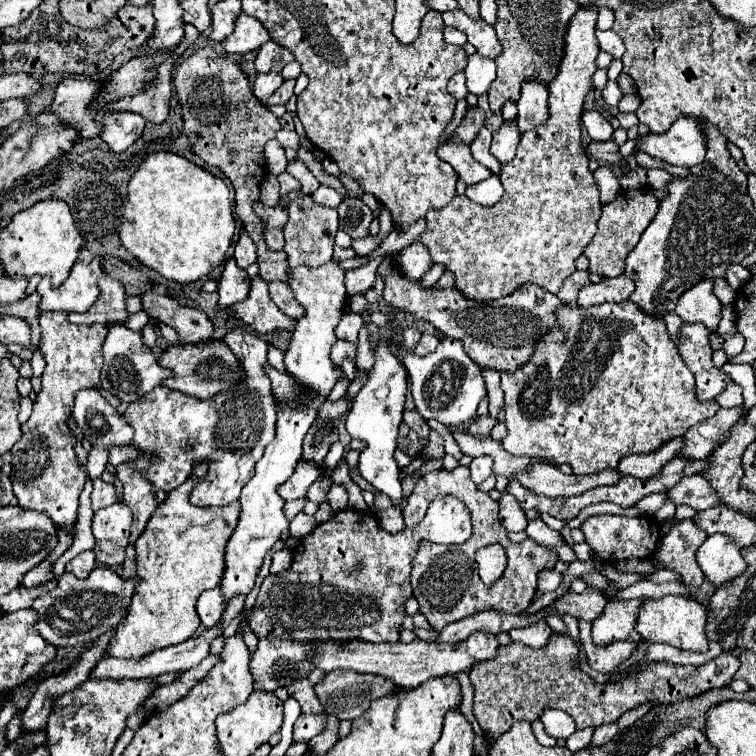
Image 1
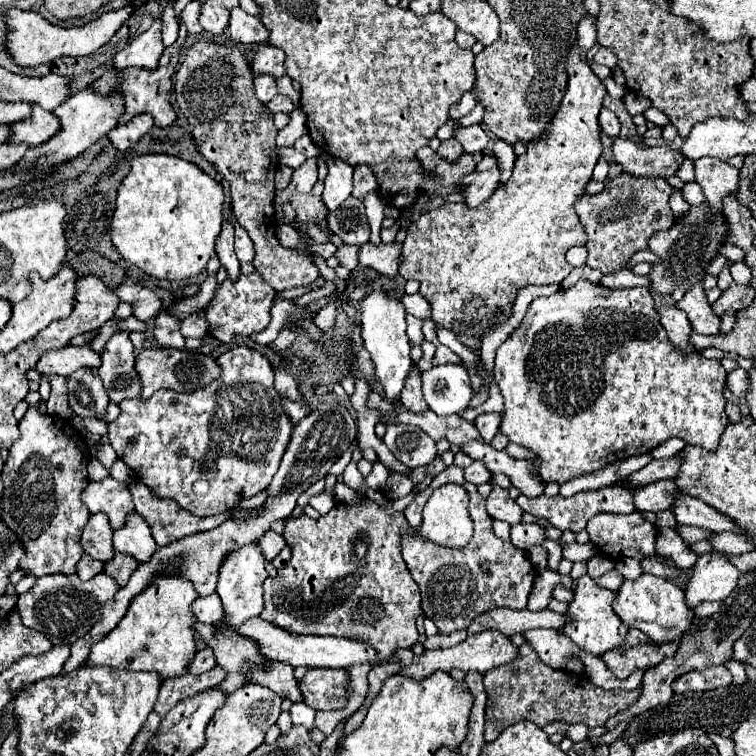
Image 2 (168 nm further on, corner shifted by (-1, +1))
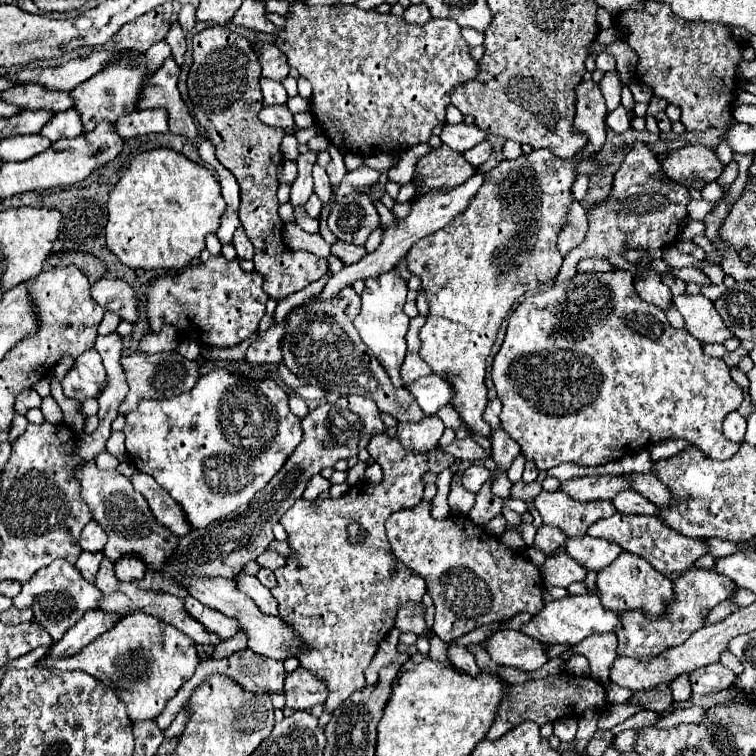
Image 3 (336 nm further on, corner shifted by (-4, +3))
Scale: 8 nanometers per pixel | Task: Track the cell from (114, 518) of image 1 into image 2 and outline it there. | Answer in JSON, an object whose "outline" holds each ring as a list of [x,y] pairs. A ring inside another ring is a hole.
{"outline":[[[103,513],[91,515],[87,525],[81,531],[81,545],[87,555],[97,561],[109,561],[113,557],[113,529],[109,527],[109,519]]]}

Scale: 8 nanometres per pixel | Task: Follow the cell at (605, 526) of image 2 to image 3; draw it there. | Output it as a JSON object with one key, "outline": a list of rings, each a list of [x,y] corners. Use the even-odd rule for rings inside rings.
{"outline":[[[616,513],[614,517],[600,519],[590,525],[588,529],[590,537],[602,537],[610,543],[620,545],[624,551],[630,551],[648,563],[656,567],[662,575],[672,577],[678,573],[684,573],[694,565],[694,561],[706,553],[706,543],[702,539],[690,539],[686,535],[680,535],[672,527],[668,527],[660,517],[648,517],[648,515],[626,515],[626,513]]]}

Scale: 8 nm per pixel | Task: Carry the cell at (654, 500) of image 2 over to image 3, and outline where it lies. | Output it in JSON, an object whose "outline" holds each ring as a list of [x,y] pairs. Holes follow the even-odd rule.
{"outline":[[[630,489],[628,493],[618,493],[616,499],[612,499],[616,509],[620,513],[638,513],[638,515],[658,515],[658,507],[648,501],[644,495],[638,491]]]}

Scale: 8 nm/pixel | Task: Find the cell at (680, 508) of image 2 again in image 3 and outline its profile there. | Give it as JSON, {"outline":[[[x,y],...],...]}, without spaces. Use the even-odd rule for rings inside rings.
{"outline":[[[632,473],[636,477],[636,491],[650,499],[660,509],[666,509],[672,501],[672,491],[654,473]]]}

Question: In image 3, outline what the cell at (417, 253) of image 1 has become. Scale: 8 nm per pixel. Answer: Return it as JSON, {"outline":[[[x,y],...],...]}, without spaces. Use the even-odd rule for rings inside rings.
{"outline":[[[338,241],[332,245],[332,255],[340,257],[346,265],[352,265],[356,261],[360,261],[362,257],[366,257],[366,249],[364,247],[358,247],[358,245],[348,245],[344,241]]]}

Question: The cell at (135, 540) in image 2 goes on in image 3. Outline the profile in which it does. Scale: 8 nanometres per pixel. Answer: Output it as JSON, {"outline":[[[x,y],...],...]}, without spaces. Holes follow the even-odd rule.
{"outline":[[[136,553],[122,555],[116,561],[116,577],[120,577],[120,581],[130,583],[134,579],[140,579],[140,577],[144,577],[144,571],[146,571],[146,565],[144,565],[142,557]]]}

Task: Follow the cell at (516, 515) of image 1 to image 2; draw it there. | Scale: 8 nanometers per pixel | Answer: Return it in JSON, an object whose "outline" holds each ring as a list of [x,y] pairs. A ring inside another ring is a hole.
{"outline":[[[493,485],[491,495],[487,497],[487,511],[493,519],[507,521],[507,523],[519,523],[521,521],[521,507],[509,497],[507,489],[501,489],[499,485]]]}

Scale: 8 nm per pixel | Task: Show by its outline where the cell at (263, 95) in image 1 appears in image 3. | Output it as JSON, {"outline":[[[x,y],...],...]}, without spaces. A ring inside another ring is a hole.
{"outline":[[[262,77],[260,87],[262,87],[262,95],[264,95],[264,105],[282,105],[282,103],[286,103],[288,95],[286,95],[286,89],[282,87],[282,83],[276,83],[272,79]]]}

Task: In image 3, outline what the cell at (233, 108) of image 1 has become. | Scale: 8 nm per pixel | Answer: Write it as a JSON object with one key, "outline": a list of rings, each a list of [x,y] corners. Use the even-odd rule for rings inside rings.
{"outline":[[[210,27],[198,33],[192,41],[194,61],[188,73],[188,95],[196,121],[206,129],[208,139],[216,147],[218,161],[234,173],[240,185],[240,223],[254,243],[254,265],[264,277],[264,291],[272,299],[284,299],[320,279],[328,271],[328,261],[300,251],[294,253],[282,241],[284,223],[278,217],[278,179],[276,171],[282,165],[280,141],[284,129],[266,125],[258,119],[262,109],[260,93],[260,63],[252,47],[230,27]]]}

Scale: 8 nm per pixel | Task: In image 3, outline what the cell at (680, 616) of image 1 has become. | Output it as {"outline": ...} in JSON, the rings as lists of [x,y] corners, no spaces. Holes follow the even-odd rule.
{"outline":[[[622,553],[614,563],[610,563],[608,567],[604,567],[598,573],[596,579],[600,597],[604,601],[604,607],[614,611],[614,613],[628,613],[628,611],[642,611],[644,617],[650,619],[658,619],[666,613],[666,607],[670,601],[676,599],[672,581],[668,577],[664,577],[662,573],[658,573],[648,561],[640,559],[638,555],[632,553]]]}

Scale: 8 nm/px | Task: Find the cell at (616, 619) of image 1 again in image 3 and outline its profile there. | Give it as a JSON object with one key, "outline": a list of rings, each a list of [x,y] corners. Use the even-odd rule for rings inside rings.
{"outline":[[[584,593],[574,595],[566,599],[558,599],[552,603],[546,603],[540,615],[536,615],[530,623],[522,625],[522,633],[542,641],[542,643],[564,643],[564,645],[576,645],[582,639],[590,637],[592,633],[610,633],[620,627],[620,619],[616,613],[604,609],[598,593]]]}

